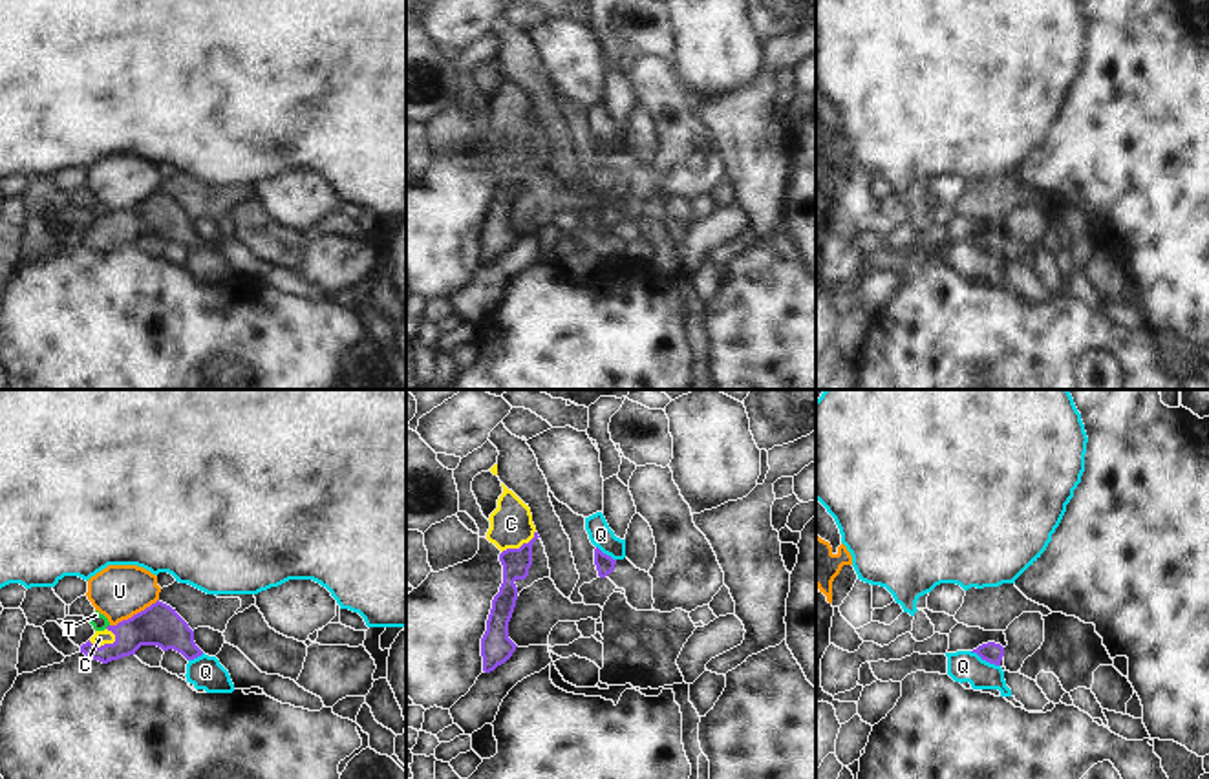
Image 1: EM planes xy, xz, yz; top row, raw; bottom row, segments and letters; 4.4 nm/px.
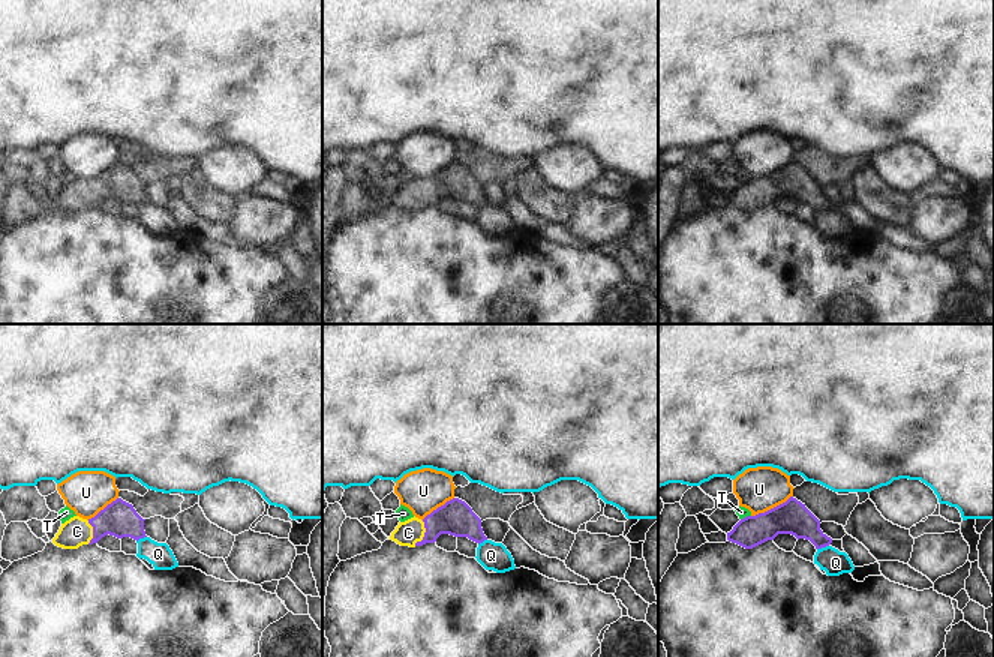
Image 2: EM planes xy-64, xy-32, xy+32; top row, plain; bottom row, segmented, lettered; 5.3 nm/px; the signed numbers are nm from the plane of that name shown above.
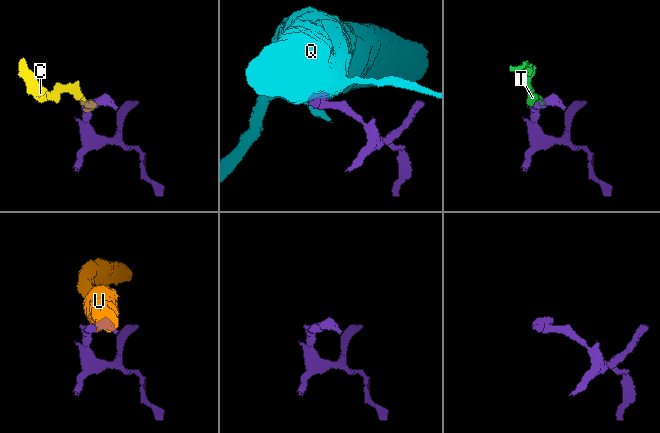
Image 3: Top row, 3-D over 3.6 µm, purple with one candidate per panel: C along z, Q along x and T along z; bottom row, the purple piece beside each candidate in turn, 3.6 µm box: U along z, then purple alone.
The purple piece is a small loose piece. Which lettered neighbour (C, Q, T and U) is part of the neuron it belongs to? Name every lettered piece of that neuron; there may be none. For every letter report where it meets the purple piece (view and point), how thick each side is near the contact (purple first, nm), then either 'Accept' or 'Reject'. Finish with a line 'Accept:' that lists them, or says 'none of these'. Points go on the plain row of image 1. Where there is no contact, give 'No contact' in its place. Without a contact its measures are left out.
C: Touches purple at xy (105, 234). Thickness 180 nm (purple) against 70 nm. Accept
Q: Touches purple at yz (984, 249). Thickness 90 nm (purple) against 140 nm. Reject
T: No contact. Reject
U: Touches purple at xy (134, 205). Thickness 180 nm (purple) against 240 nm. Reject
Accept: C

